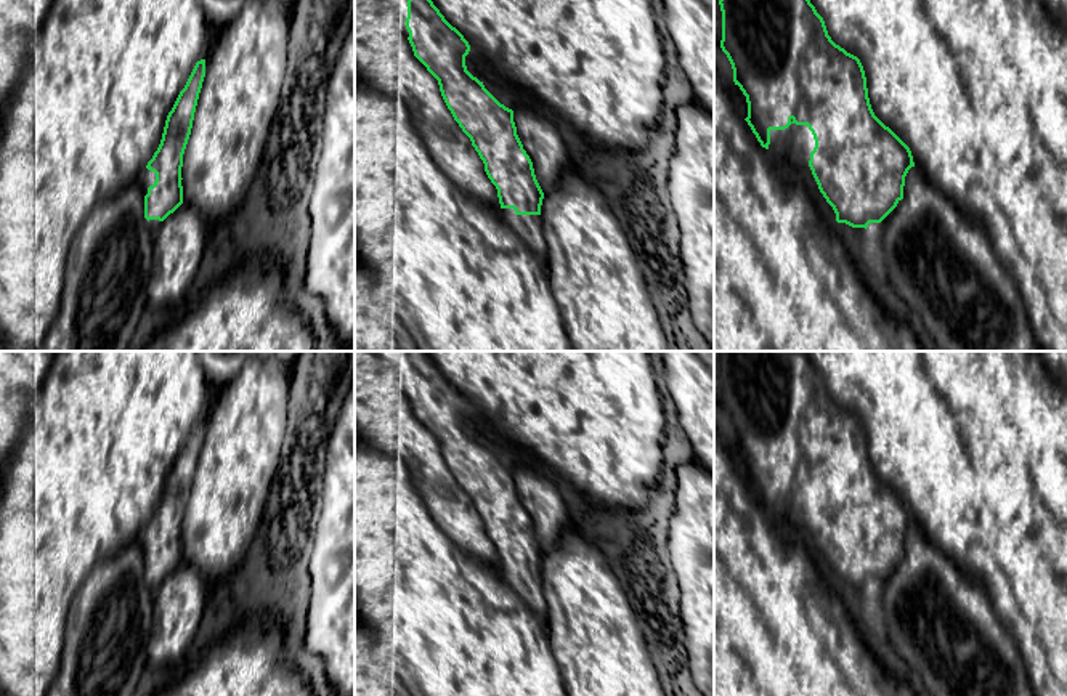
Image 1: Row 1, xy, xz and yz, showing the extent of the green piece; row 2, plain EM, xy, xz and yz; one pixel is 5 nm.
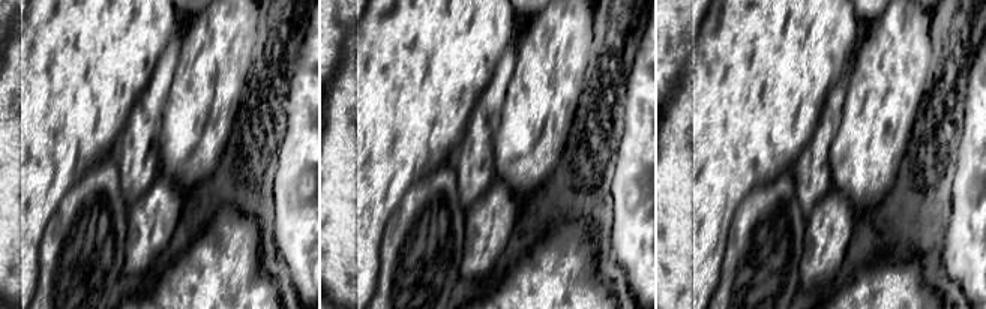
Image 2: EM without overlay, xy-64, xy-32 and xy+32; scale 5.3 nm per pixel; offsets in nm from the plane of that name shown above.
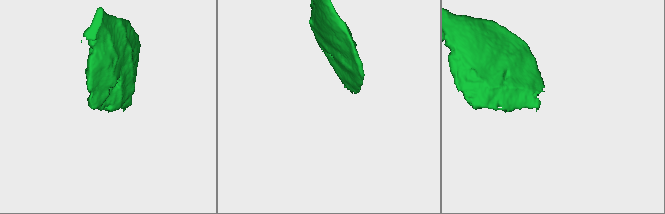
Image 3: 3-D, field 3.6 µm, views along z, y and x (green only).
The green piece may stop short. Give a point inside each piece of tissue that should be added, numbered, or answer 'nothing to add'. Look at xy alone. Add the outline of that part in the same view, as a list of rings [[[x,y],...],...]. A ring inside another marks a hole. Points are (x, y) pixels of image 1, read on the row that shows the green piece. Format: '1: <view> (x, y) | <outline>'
1: xy (148, 177) | [[[144,168],[140,176],[140,183],[144,196],[148,194],[148,188],[152,186],[154,181],[156,181],[156,173]]]

